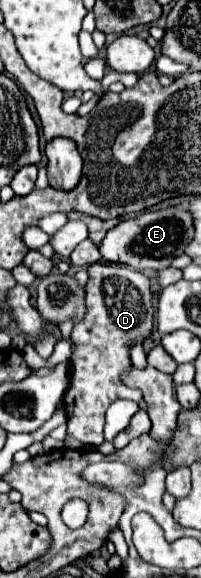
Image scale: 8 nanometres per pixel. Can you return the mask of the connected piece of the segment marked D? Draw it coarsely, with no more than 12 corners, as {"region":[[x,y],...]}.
{"region":[[92,263],[72,331],[68,437],[104,441],[130,349],[152,333],[150,279]]}

